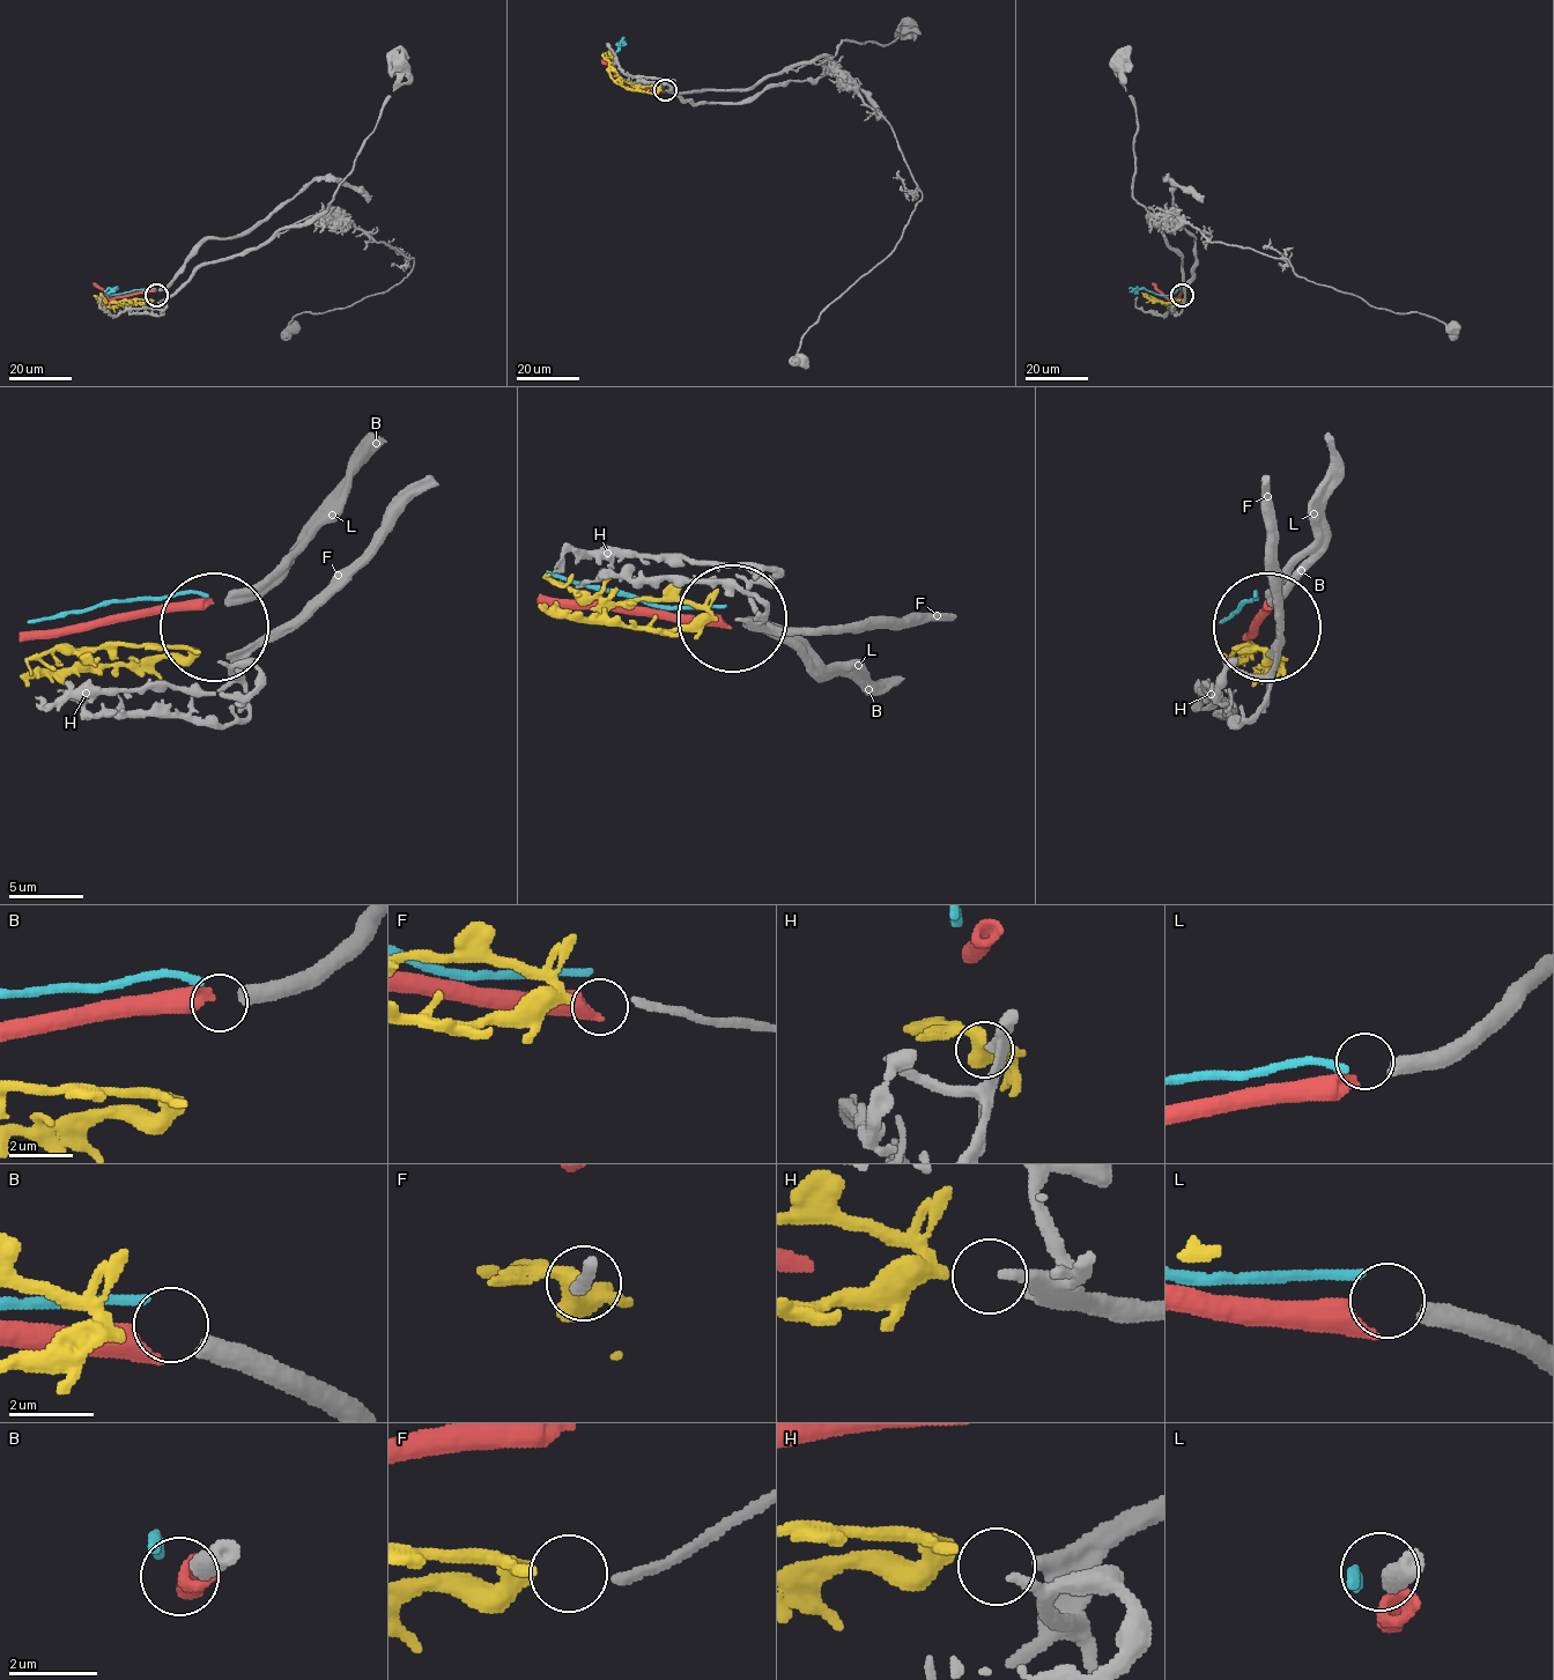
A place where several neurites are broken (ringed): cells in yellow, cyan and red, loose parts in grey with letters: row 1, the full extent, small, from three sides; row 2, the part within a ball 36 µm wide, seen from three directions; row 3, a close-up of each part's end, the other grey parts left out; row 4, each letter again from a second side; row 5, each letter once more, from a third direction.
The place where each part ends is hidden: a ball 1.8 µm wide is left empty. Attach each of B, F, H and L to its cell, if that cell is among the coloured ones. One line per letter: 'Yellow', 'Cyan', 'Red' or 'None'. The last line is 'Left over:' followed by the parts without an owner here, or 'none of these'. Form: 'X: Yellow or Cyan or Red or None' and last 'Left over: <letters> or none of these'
B: Red
F: None
H: Yellow
L: None
Left over: F, L

